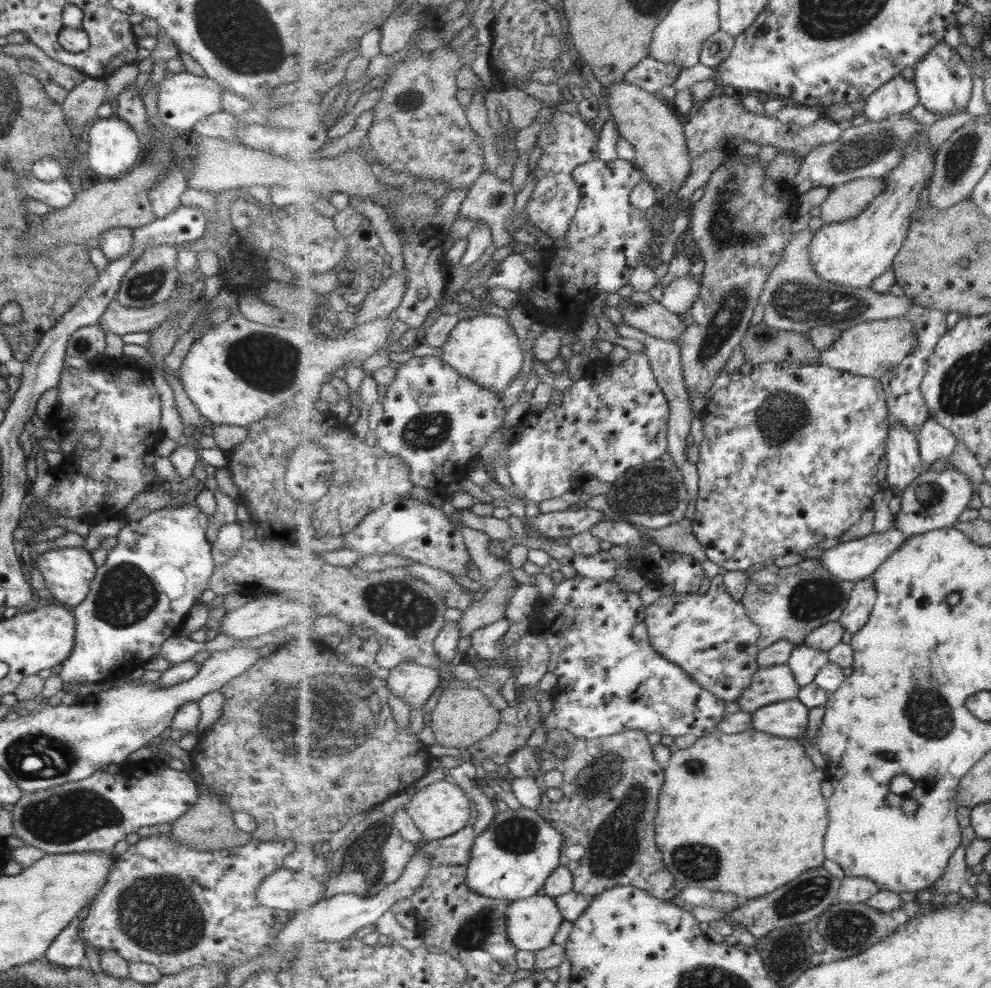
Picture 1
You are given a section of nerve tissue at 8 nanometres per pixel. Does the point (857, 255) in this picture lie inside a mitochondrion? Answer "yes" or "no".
no

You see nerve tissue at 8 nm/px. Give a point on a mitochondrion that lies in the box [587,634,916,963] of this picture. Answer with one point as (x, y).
(850, 930)

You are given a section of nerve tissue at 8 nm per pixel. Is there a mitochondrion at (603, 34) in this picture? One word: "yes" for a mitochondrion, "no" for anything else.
no

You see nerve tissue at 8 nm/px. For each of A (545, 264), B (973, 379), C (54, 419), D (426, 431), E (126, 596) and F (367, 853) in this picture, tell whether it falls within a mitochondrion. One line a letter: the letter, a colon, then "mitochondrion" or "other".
A: other
B: mitochondrion
C: other
D: mitochondrion
E: mitochondrion
F: mitochondrion

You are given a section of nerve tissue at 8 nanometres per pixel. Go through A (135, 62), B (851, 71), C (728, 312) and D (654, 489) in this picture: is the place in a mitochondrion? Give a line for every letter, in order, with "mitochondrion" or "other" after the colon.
A: other
B: other
C: mitochondrion
D: mitochondrion

